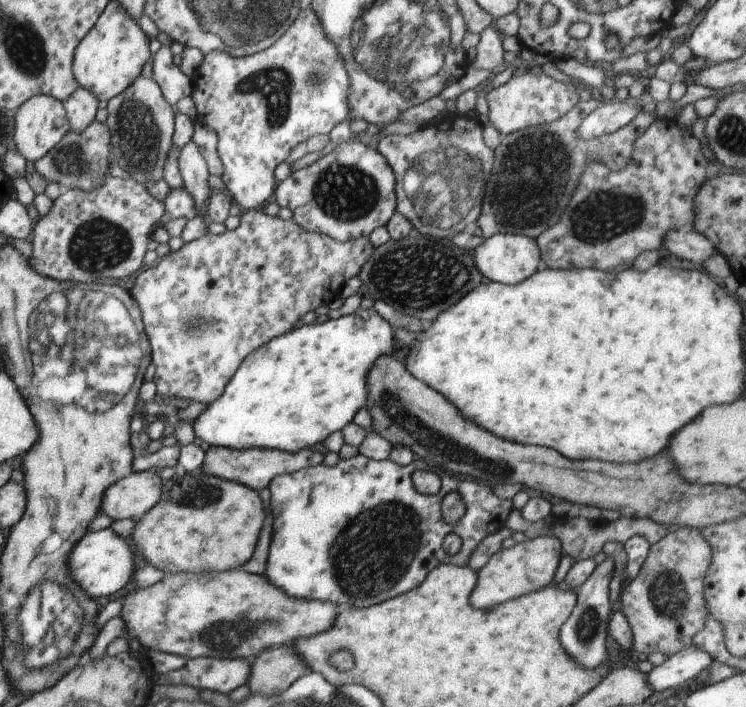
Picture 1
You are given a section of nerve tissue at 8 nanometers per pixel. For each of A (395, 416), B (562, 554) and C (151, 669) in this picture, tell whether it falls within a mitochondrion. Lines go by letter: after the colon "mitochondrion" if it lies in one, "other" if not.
A: mitochondrion
B: other
C: other

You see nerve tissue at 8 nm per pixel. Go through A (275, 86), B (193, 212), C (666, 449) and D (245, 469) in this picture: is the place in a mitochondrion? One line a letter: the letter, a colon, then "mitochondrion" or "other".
A: mitochondrion
B: other
C: other
D: mitochondrion

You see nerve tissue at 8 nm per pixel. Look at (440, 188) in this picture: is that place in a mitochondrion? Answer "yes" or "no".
yes

